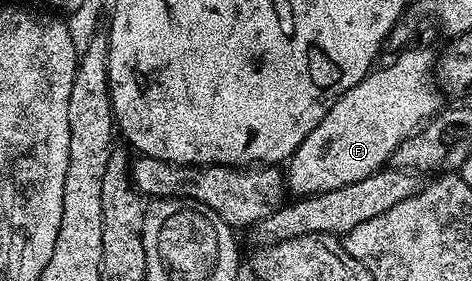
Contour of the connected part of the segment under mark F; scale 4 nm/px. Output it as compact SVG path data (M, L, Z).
M416 46L403 49L399 53L402 55L391 66L386 66L383 70L371 69L366 78L360 80L360 84L348 88L348 92L344 92L344 96L340 96L340 100L336 100L336 104L328 108L328 116L324 116L324 120L320 120L320 124L316 124L316 128L312 128L312 132L304 136L300 148L296 148L296 152L290 155L284 170L286 189L291 195L309 196L332 192L336 188L344 188L372 176L389 163L396 148L400 148L400 144L408 140L408 136L412 136L419 126L443 109L444 98L438 89L436 77L435 51Z

